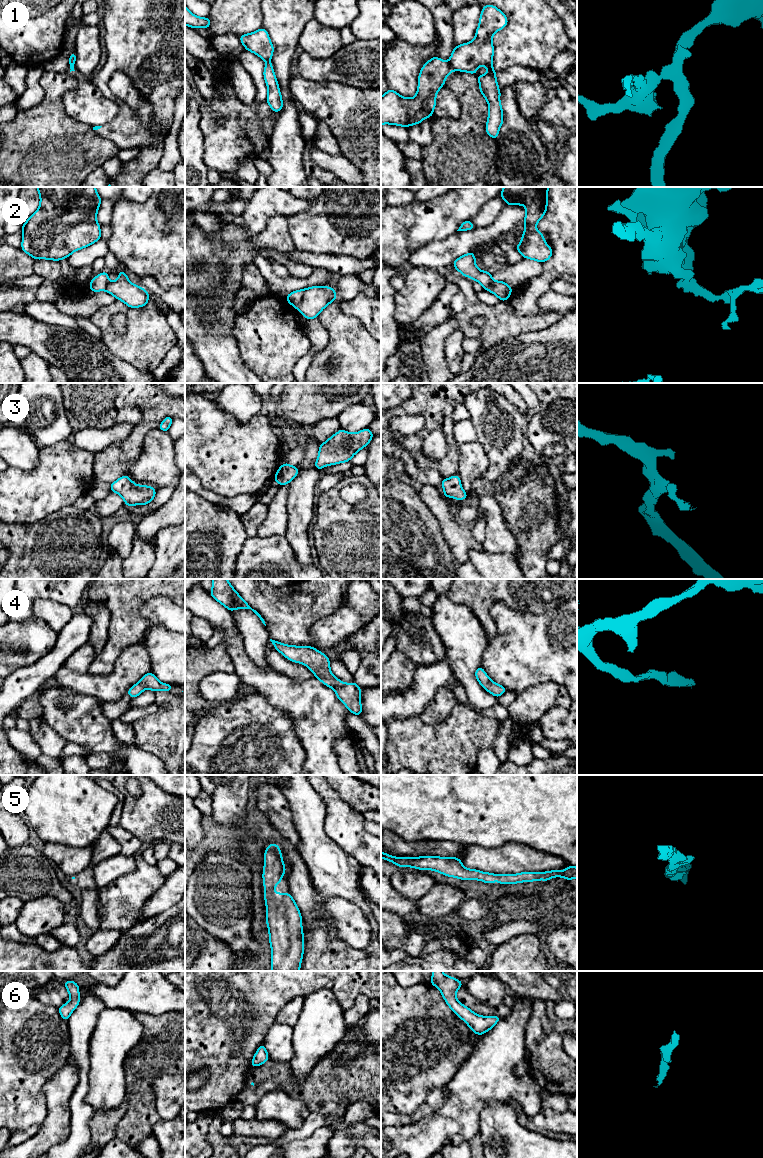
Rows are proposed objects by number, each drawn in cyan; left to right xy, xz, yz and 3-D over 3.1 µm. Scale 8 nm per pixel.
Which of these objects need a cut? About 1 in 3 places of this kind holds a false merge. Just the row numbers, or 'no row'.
1, 2

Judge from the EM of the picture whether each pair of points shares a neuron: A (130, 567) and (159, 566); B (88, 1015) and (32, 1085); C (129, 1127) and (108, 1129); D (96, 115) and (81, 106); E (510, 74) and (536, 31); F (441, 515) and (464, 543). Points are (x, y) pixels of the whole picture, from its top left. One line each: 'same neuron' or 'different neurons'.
A: different neurons
B: different neurons
C: different neurons
D: same neuron
E: different neurons
F: same neuron

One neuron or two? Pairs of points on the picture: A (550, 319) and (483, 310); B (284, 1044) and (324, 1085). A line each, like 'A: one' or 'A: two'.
A: one
B: two

